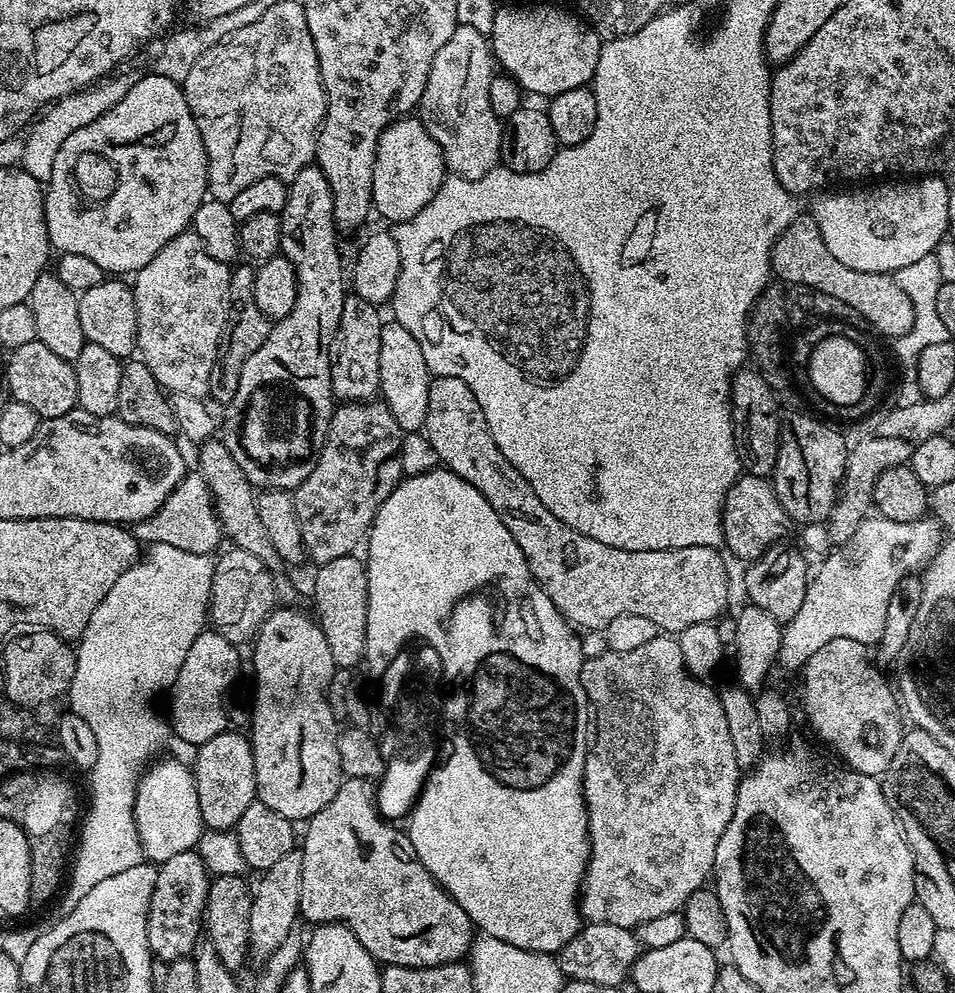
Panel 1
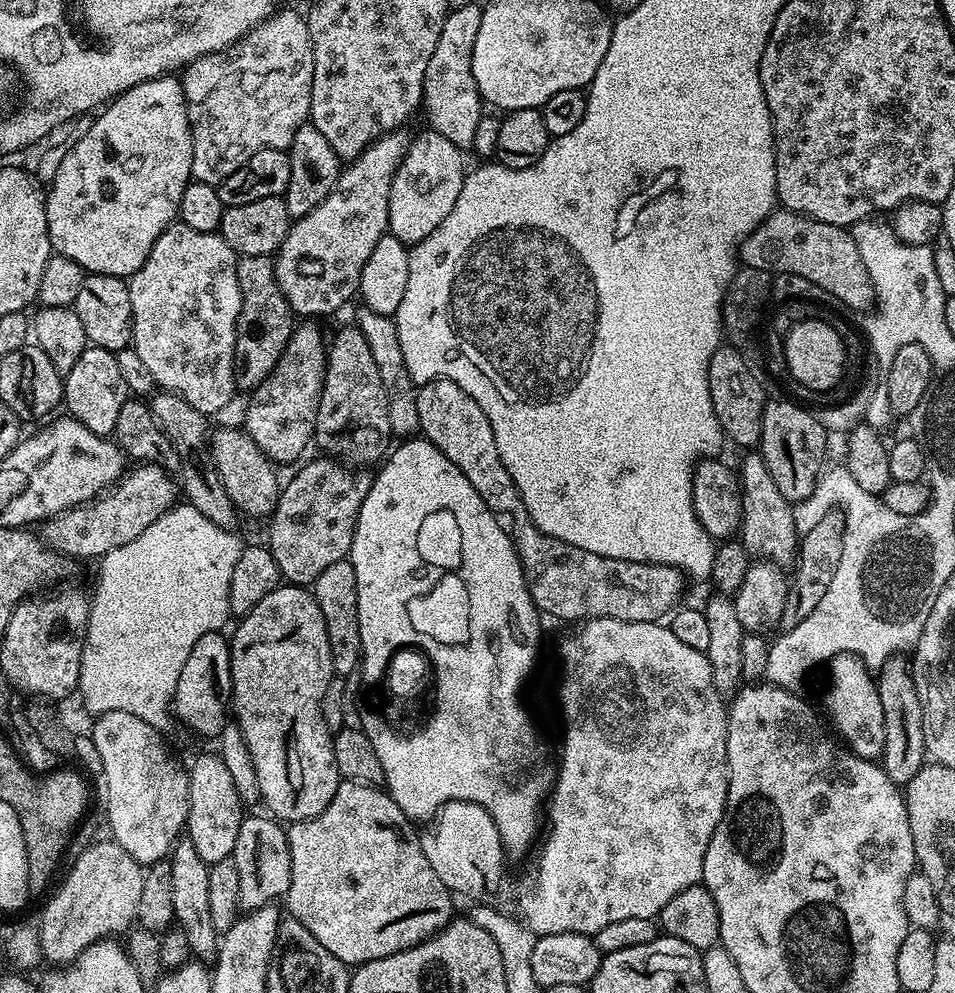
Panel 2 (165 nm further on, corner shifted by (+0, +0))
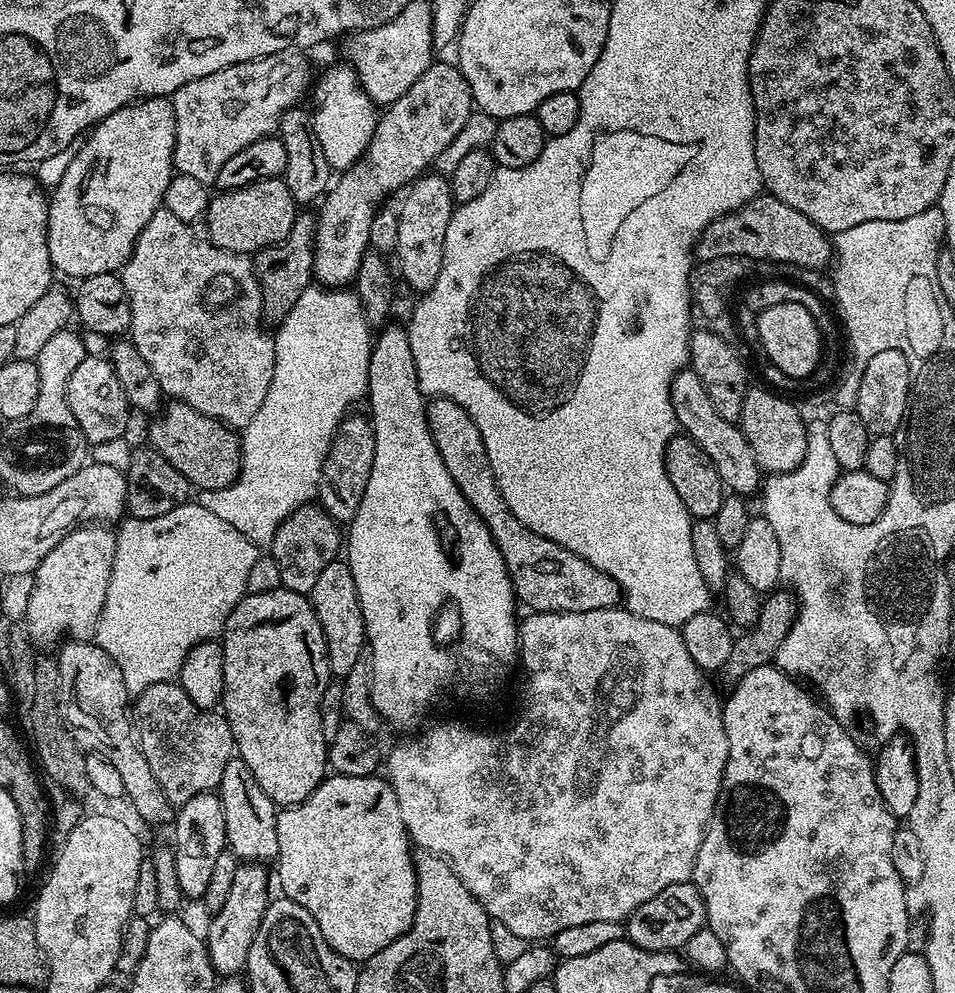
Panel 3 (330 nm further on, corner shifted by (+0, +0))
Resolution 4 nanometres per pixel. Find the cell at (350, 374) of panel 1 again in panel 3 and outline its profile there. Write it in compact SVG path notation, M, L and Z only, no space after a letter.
M349 414L344 417L332 445L326 454L326 462L320 471L318 504L324 508L337 522L351 522L358 506L362 502L362 494L366 490L366 482L370 478L370 470L374 466L374 446L376 432L372 428L371 419L367 415Z

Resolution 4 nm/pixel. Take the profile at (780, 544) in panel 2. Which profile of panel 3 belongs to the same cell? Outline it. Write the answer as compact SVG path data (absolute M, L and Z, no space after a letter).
M690 366L681 368L672 377L670 402L674 406L679 431L694 441L699 448L706 450L710 462L714 462L714 470L718 470L725 489L731 490L737 496L755 497L761 491L762 473L754 458L754 450L750 450L750 442L746 442L739 423L722 418L722 414L714 410L714 402L710 402L710 394L706 394L702 378L698 378L698 374L694 374Z

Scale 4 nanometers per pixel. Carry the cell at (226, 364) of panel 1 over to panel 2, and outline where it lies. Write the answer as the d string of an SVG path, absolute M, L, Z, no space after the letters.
M242 256L236 261L238 270L238 290L242 294L242 306L236 323L236 341L234 342L234 374L236 387L241 393L251 393L266 377L273 372L286 350L292 337L294 313L286 302L282 290L278 290L276 265L272 256Z

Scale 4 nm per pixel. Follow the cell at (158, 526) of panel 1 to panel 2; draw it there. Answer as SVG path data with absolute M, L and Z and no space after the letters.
M141 463L133 472L132 469L125 471L108 491L43 521L45 545L65 558L81 556L88 560L91 556L99 558L110 554L110 550L118 550L118 546L126 546L126 542L134 542L146 526L158 522L158 518L177 503L177 481L168 476L171 476L169 469L159 464Z

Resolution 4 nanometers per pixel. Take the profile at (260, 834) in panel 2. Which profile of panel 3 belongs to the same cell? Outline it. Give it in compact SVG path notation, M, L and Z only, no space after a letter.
M244 862L234 870L234 882L230 886L230 895L222 910L211 917L208 924L206 943L212 968L221 977L237 975L247 965L248 951L254 942L254 934L258 934L258 926L262 926L262 918L270 903L268 896L268 872L263 863Z

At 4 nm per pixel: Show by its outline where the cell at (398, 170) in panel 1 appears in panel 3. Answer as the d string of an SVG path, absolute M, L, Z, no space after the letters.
M425 174L413 180L403 193L404 201L398 204L398 242L394 253L400 259L398 272L416 291L423 294L434 286L438 280L438 270L442 270L442 250L446 242L446 226L450 226L450 218L454 211L452 191L448 180L443 175Z

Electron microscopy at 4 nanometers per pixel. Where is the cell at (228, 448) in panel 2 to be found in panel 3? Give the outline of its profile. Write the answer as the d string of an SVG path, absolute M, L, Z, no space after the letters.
M169 399L151 417L147 443L178 474L187 478L193 489L209 492L234 483L240 473L240 436L220 420L194 410L186 402Z

